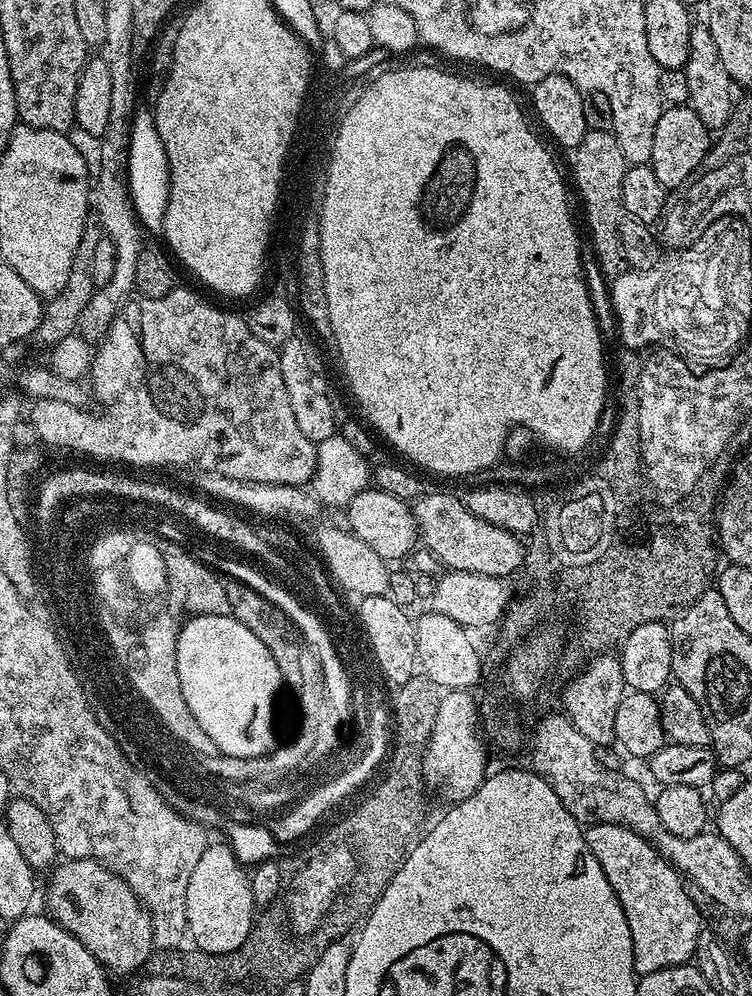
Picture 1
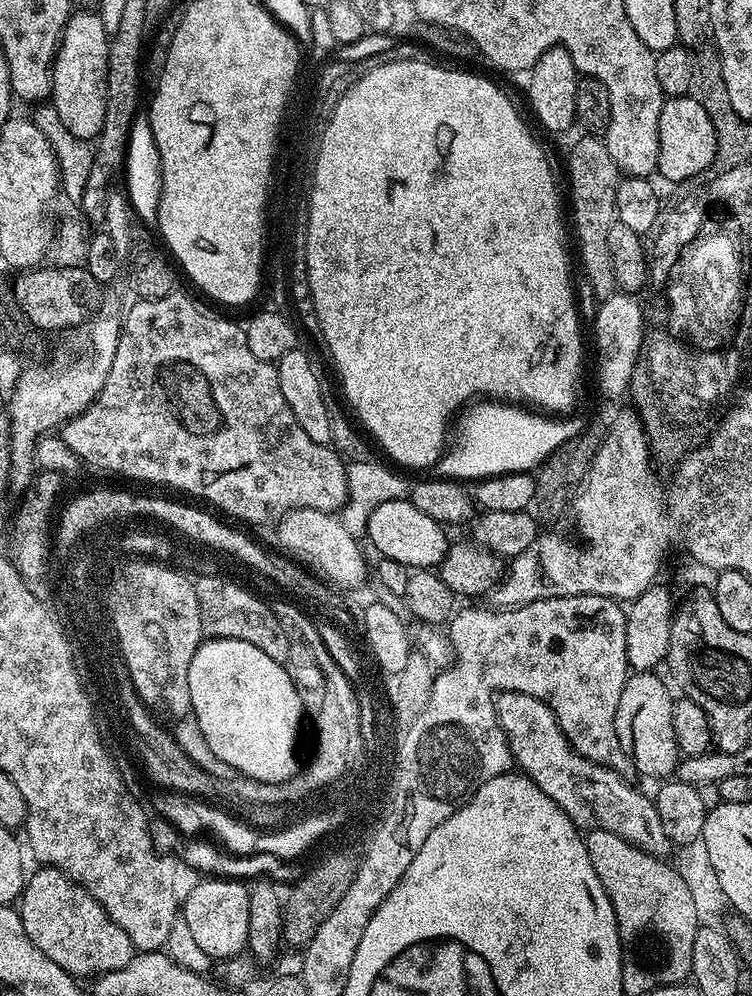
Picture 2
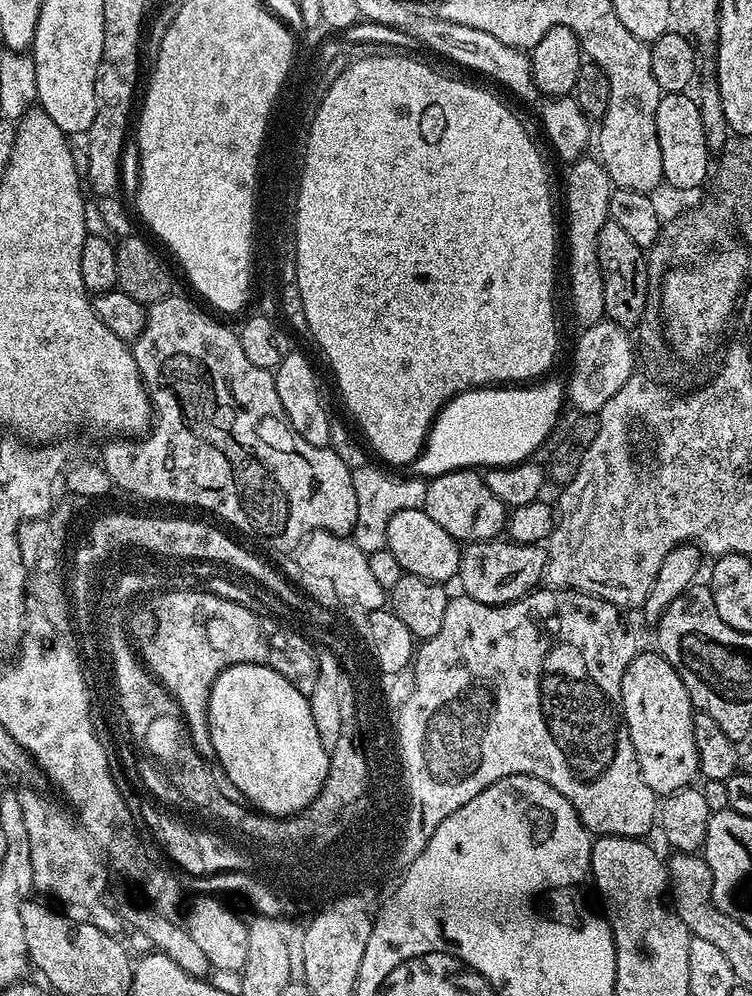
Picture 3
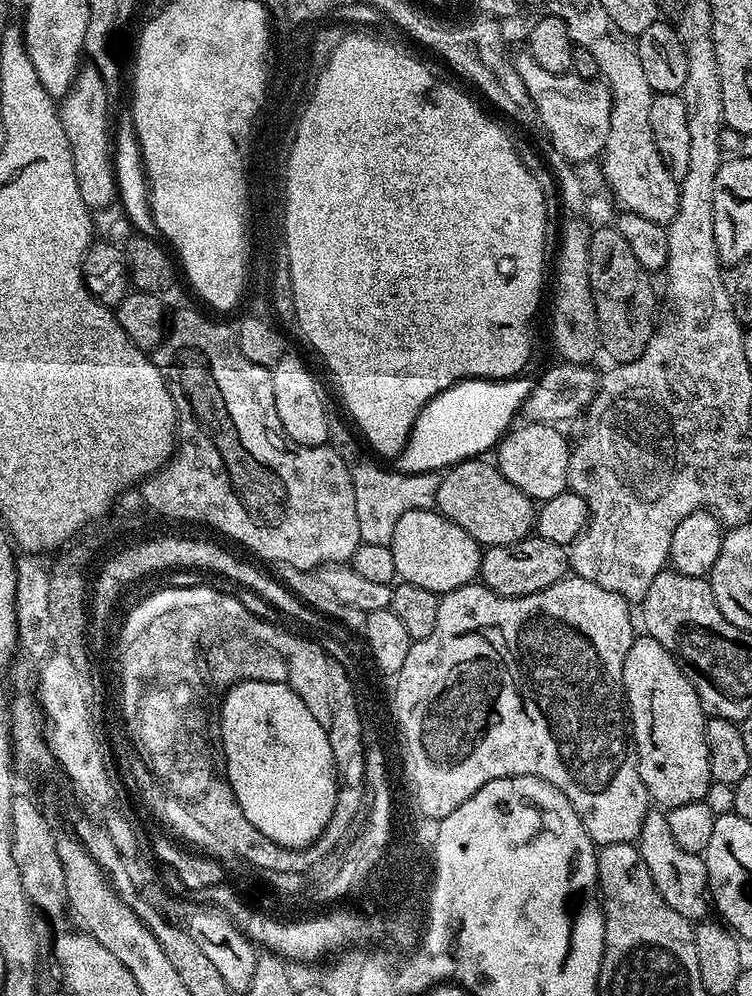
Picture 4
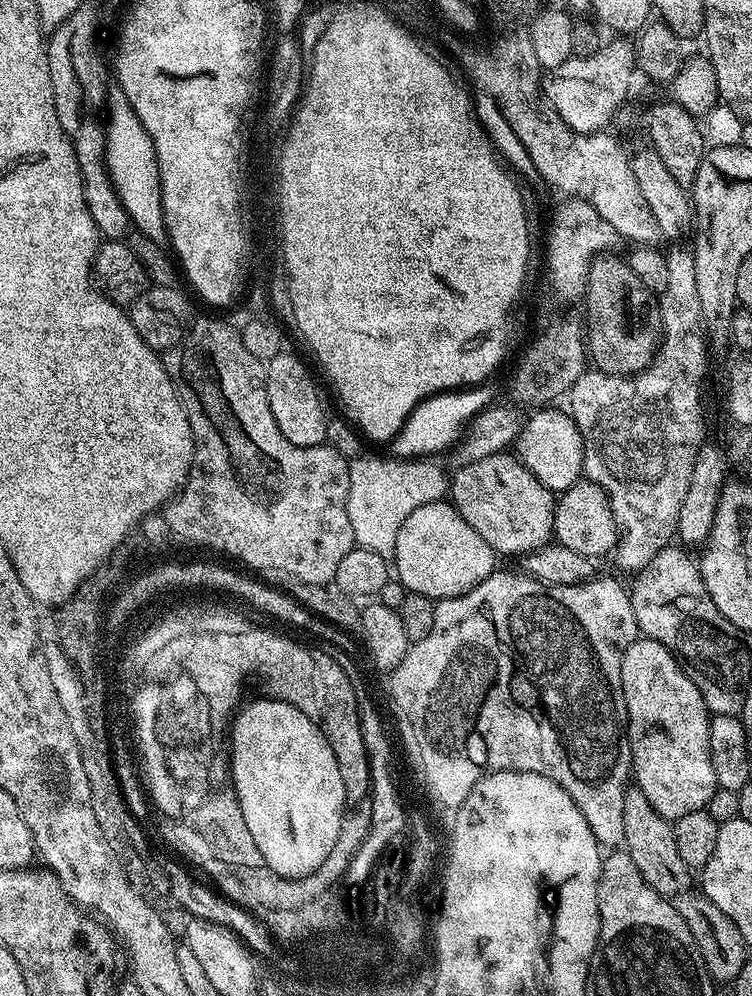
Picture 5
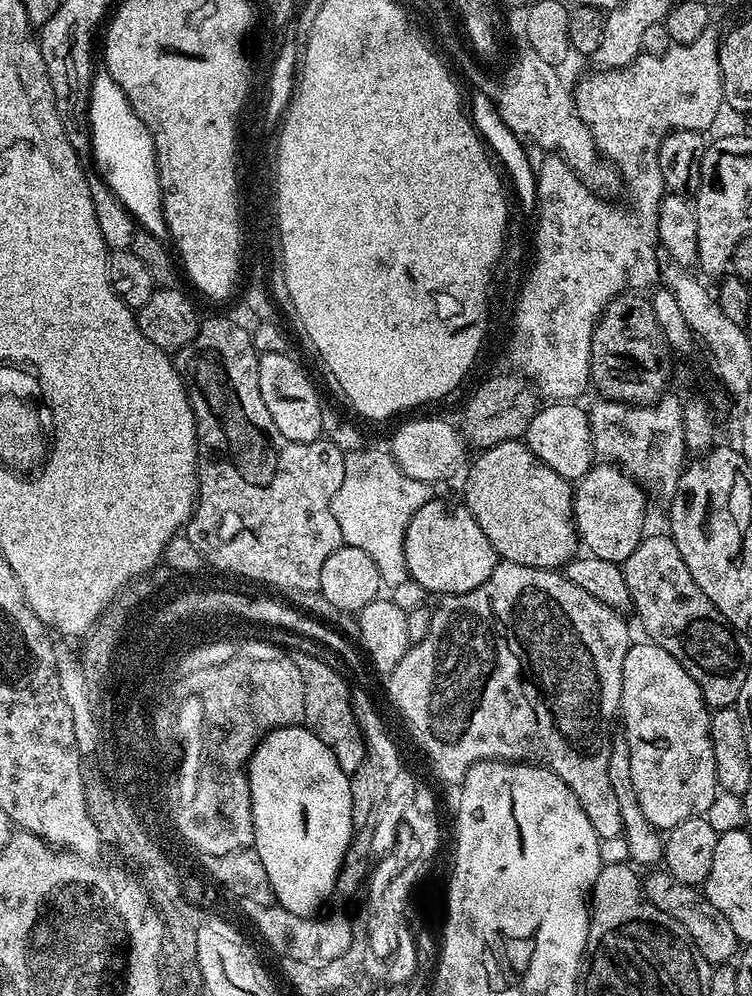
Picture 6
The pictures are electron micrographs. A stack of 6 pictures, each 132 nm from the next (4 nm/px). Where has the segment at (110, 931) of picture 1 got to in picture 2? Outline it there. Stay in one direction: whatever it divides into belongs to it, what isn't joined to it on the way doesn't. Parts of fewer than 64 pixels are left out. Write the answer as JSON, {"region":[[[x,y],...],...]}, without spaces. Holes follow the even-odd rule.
{"region":[[[47,866],[37,867],[37,872],[27,877],[24,891],[20,893],[18,911],[22,918],[22,926],[26,926],[26,934],[50,962],[58,962],[62,970],[66,970],[71,976],[77,978],[95,978],[104,975],[105,972],[113,972],[119,968],[125,968],[132,961],[134,949],[130,934],[122,930],[106,914],[106,910],[85,890],[82,885],[76,883],[57,868]]]}

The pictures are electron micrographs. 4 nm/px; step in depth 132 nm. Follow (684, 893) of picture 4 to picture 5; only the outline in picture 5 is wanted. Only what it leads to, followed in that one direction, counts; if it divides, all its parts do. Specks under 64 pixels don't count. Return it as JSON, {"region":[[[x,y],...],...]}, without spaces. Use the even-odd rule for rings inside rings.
{"region":[[[635,786],[625,787],[622,798],[622,826],[626,830],[624,835],[623,851],[634,858],[634,866],[638,866],[638,874],[647,884],[660,896],[675,898],[679,892],[689,891],[691,882],[693,883],[693,873],[682,862],[678,855],[678,845],[674,843],[673,821],[664,820],[654,806],[646,799],[646,794]]]}

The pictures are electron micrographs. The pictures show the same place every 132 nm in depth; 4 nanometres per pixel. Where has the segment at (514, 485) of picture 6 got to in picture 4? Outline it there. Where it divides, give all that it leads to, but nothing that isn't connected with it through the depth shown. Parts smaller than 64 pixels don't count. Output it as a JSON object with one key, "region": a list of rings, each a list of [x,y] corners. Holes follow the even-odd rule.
{"region":[[[473,458],[453,464],[440,476],[435,511],[441,512],[450,522],[462,526],[470,538],[482,546],[513,544],[523,540],[533,531],[536,523],[537,505],[514,486],[484,458]]]}

